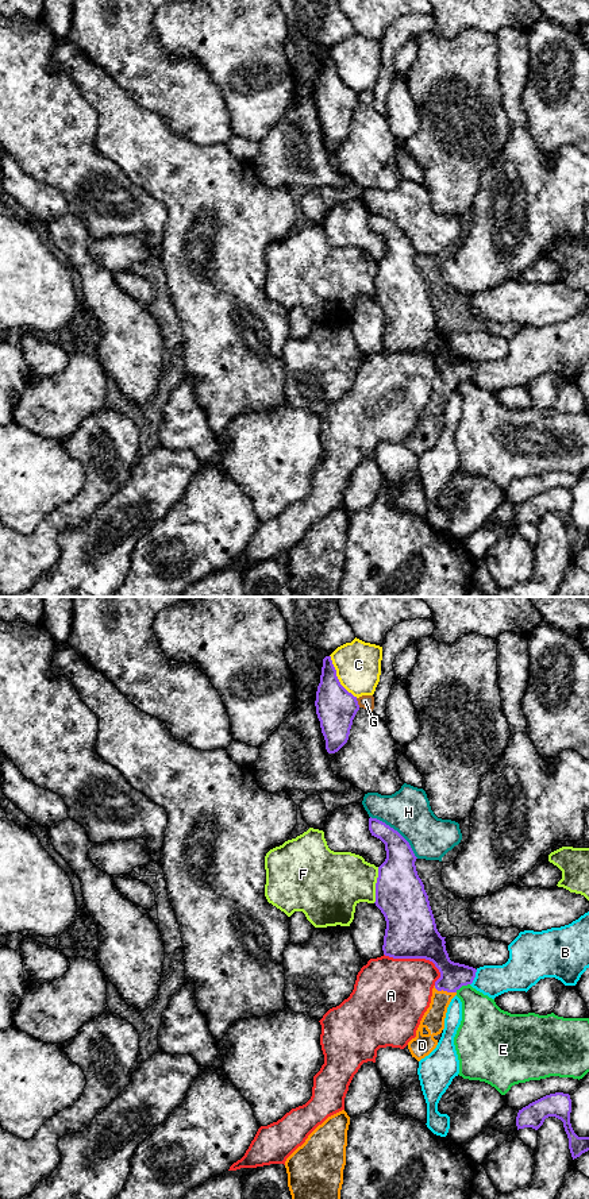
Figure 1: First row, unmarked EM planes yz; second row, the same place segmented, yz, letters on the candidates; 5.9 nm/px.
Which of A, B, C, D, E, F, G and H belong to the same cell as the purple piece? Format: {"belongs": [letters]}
{"belongs": ["D"]}

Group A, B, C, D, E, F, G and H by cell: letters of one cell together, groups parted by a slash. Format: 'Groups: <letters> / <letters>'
Groups: A / B / C / D / E / F / G / H

